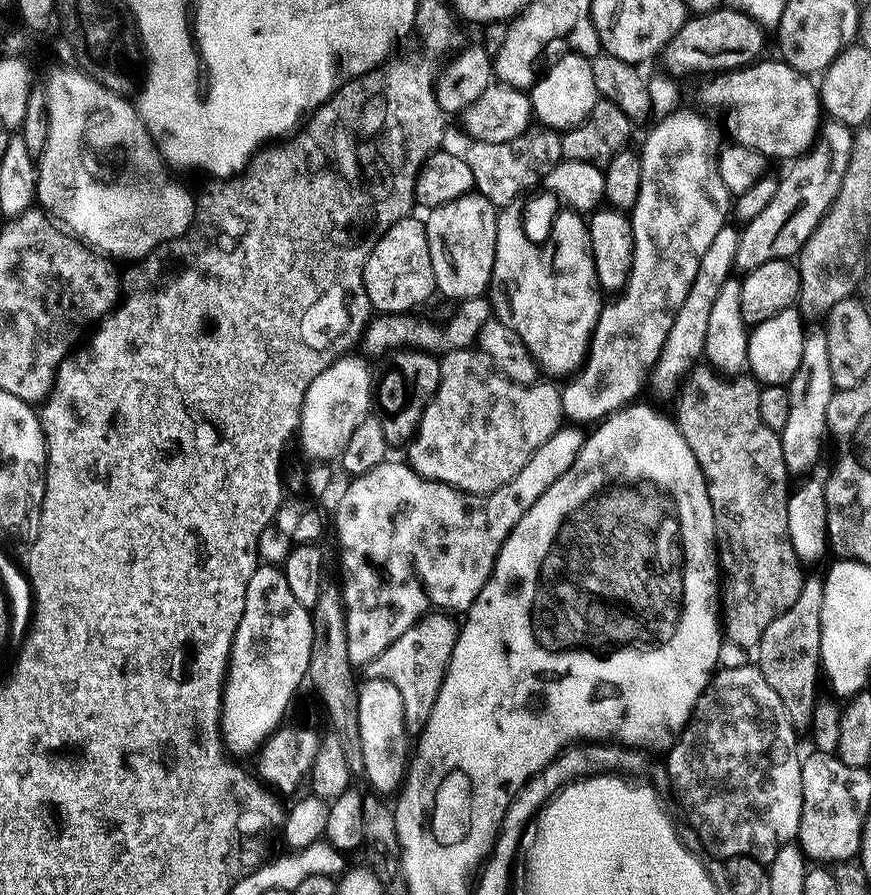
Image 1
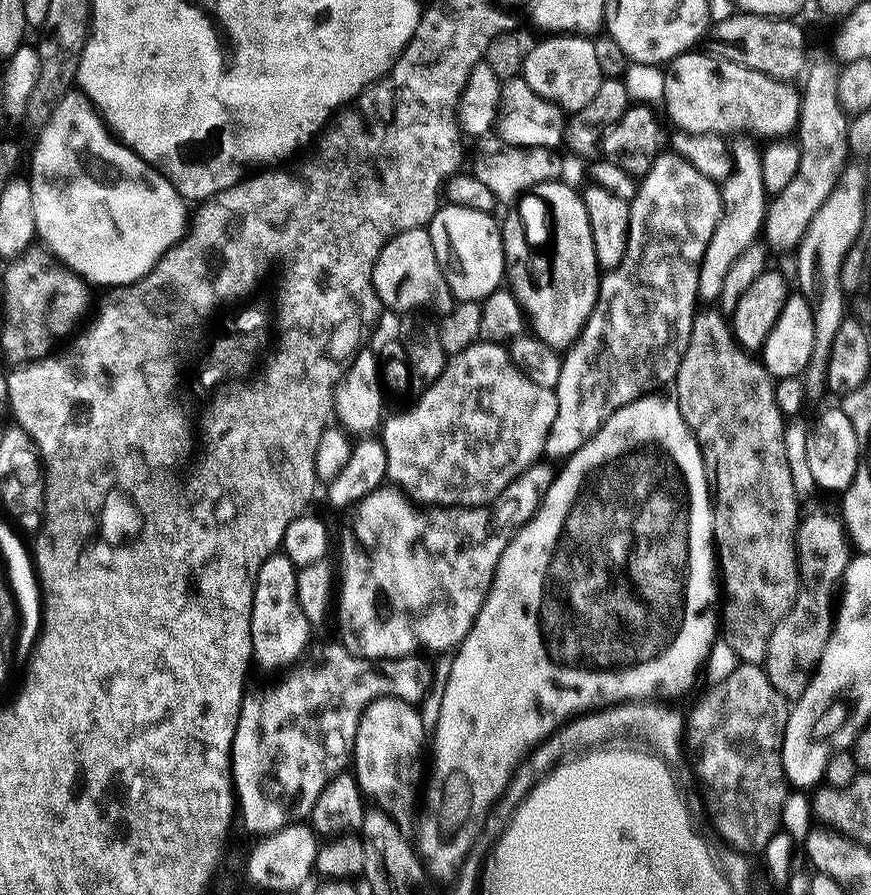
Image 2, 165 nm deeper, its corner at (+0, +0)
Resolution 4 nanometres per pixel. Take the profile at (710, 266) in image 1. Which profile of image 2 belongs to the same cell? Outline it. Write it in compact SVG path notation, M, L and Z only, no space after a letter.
M744 140L730 148L730 156L734 161L734 170L722 181L720 199L722 211L720 221L716 223L714 234L706 246L706 254L698 270L698 290L703 299L719 301L722 282L726 282L726 274L730 266L734 266L734 258L742 254L751 244L757 243L764 227L766 211L766 193L762 182L762 166L760 152L750 141Z

